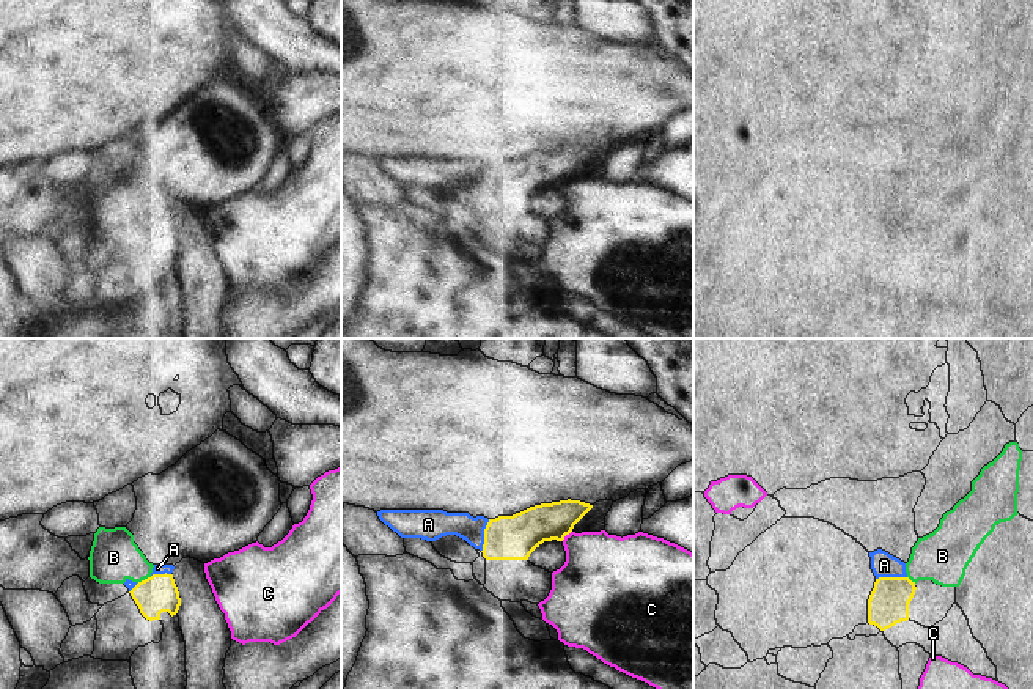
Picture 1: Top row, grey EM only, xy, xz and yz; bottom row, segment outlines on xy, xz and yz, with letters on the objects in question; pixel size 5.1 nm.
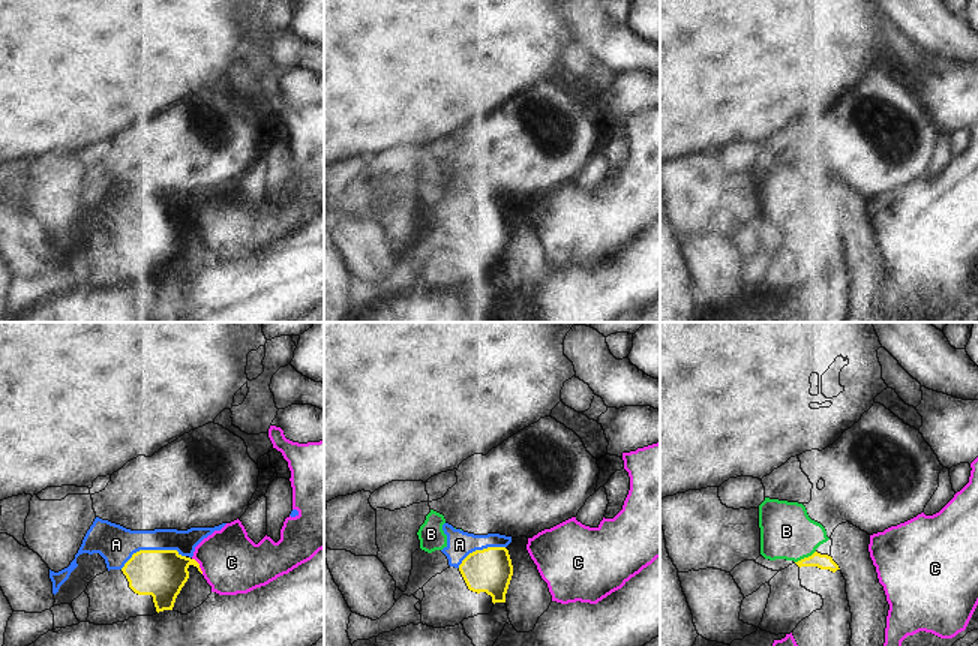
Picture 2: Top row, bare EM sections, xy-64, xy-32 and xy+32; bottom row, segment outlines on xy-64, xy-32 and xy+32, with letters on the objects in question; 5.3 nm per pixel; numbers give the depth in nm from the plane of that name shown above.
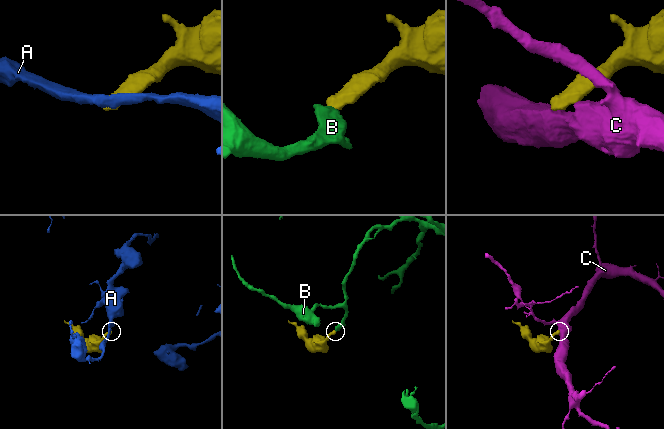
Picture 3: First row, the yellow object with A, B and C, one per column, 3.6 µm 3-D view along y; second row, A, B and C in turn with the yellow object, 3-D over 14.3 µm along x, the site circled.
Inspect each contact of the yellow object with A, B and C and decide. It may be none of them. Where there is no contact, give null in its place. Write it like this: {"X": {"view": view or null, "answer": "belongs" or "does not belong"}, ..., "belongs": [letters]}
{"A": {"view": "xz", "answer": "does not belong"}, "B": {"view": "xy", "answer": "belongs"}, "C": {"view": "xz", "answer": "does not belong"}, "belongs": ["B"]}

